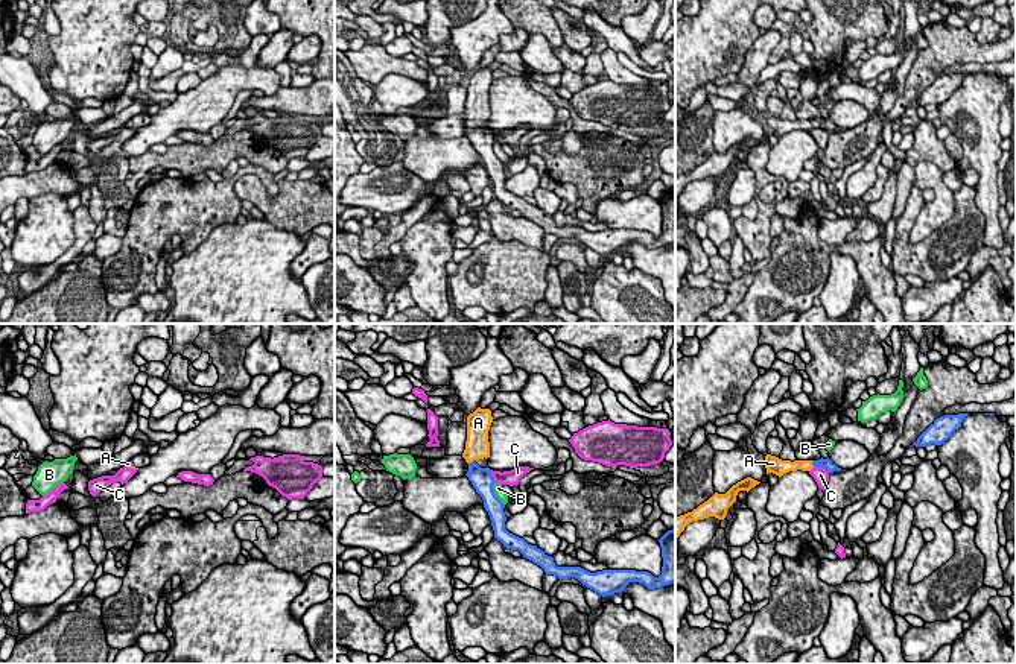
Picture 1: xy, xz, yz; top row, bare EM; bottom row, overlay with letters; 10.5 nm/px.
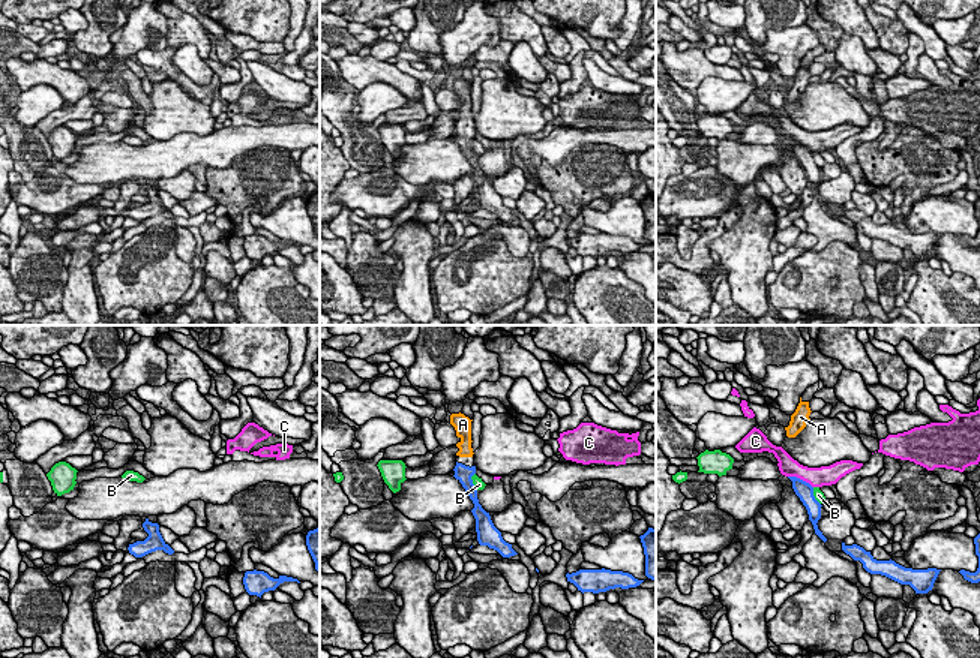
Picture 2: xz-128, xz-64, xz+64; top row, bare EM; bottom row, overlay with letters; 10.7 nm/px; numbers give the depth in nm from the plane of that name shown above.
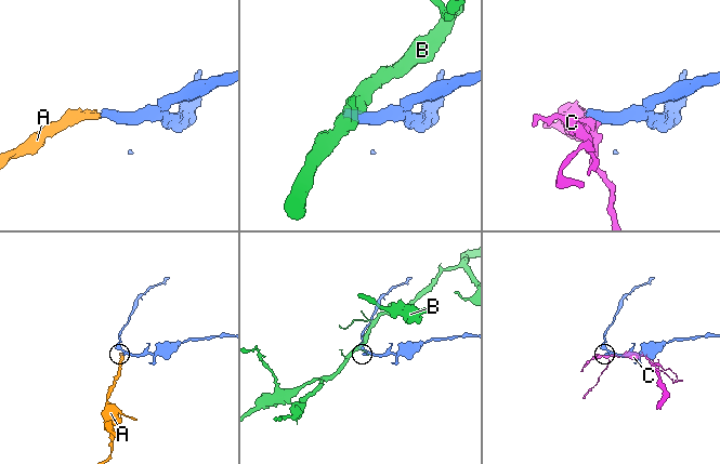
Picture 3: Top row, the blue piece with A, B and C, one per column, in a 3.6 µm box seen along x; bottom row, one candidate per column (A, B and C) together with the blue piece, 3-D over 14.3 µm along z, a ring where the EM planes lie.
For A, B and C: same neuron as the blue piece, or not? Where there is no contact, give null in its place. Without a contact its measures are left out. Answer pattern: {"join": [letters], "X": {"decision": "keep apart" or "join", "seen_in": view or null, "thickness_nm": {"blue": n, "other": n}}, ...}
{"join": ["A"], "A": {"decision": "join", "seen_in": "yz", "thickness_nm": {"blue": 120, "other": 130}}, "B": {"decision": "keep apart", "seen_in": "xz", "thickness_nm": {"blue": 240, "other": 100}}, "C": {"decision": "keep apart", "seen_in": "yz", "thickness_nm": {"blue": 120, "other": 160}}}

